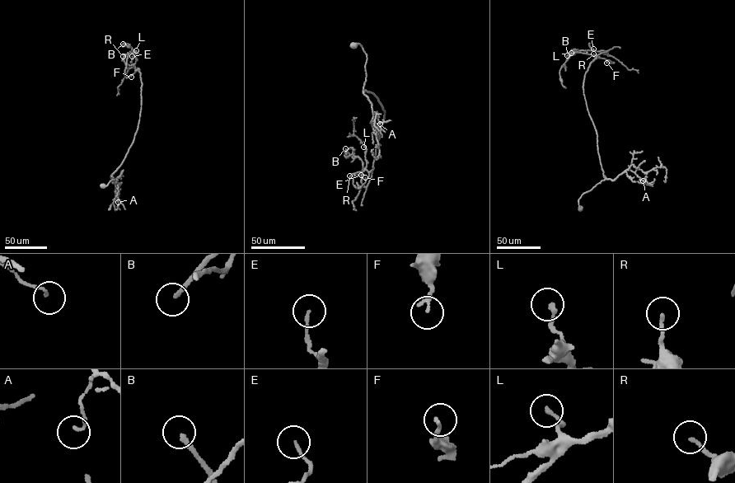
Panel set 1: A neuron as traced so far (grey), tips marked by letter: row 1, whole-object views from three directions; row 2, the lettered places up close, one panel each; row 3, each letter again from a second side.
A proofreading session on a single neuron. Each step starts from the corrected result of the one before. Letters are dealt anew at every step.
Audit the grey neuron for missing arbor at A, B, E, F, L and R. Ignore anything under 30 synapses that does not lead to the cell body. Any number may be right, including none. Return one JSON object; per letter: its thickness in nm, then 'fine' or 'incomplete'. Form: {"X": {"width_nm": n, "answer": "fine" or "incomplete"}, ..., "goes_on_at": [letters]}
{"A": {"width_nm": 130, "answer": "fine"}, "B": {"width_nm": 190, "answer": "incomplete"}, "E": {"width_nm": 130, "answer": "fine"}, "F": {"width_nm": 170, "answer": "fine"}, "L": {"width_nm": 170, "answer": "fine"}, "R": {"width_nm": 150, "answer": "fine"}, "goes_on_at": ["B"]}

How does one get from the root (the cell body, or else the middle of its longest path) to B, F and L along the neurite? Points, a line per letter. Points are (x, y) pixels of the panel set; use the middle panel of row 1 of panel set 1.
B: (353, 45), (359, 44), (367, 54), (362, 91), (373, 93), (385, 113), (366, 187), (362, 160), (345, 148)
F: (353, 45), (359, 44), (367, 54), (362, 91), (373, 93), (385, 113), (373, 169), (367, 178), (365, 177)
L: (353, 45), (359, 44), (367, 54), (362, 91), (373, 93), (385, 113), (373, 169), (368, 172), (363, 147)

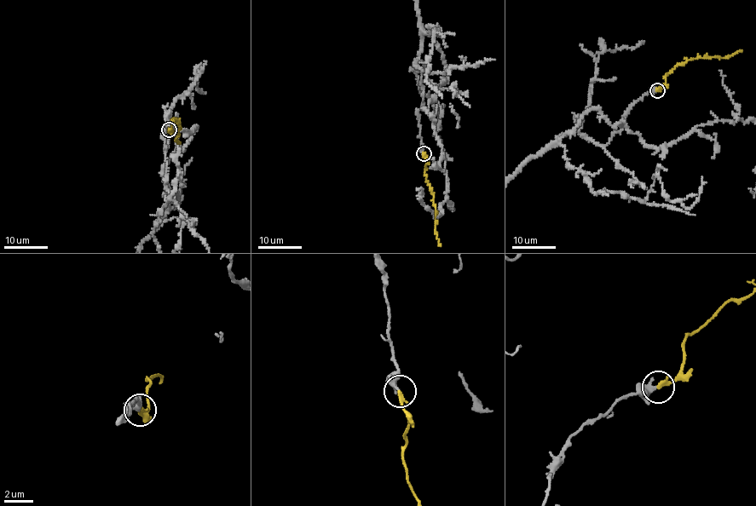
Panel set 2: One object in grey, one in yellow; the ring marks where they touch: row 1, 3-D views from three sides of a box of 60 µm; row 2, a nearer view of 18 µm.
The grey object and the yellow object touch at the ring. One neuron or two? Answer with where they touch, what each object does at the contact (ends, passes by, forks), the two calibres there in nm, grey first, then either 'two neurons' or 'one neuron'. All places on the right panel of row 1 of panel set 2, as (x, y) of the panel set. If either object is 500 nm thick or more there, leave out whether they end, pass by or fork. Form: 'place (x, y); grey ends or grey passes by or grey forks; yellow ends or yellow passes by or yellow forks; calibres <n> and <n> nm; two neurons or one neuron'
place (657, 90); grey ends; yellow ends; calibres 400 and 320 nm; one neuron

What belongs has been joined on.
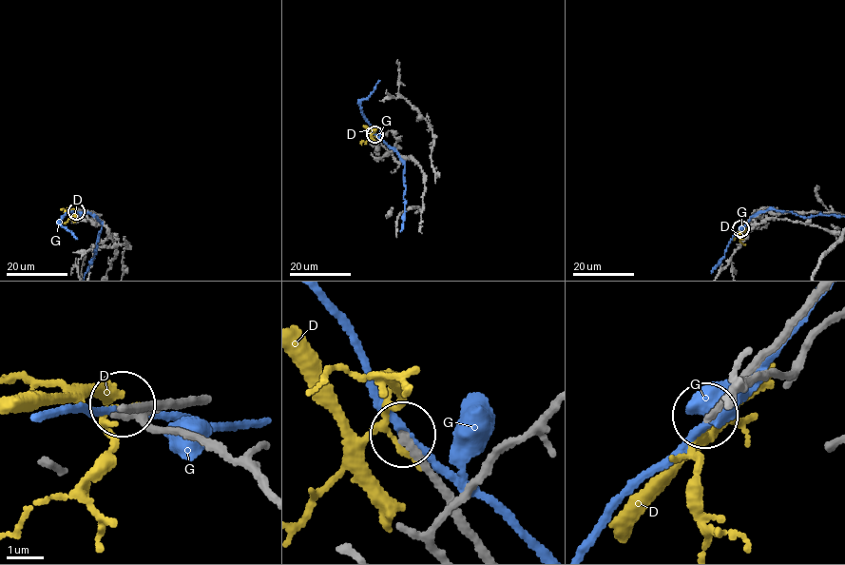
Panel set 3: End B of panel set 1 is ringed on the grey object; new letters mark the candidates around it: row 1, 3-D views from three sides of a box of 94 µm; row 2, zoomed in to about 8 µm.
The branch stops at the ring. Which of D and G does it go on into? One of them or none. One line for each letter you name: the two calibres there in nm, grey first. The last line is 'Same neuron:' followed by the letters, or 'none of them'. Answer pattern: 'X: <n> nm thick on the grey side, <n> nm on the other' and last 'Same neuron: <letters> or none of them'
Same neuron: none of them

